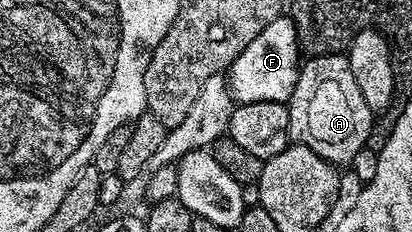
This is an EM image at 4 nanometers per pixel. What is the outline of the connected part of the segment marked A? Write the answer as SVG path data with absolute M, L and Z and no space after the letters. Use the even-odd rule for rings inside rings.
M346 54L312 55L300 66L297 85L287 103L288 136L298 146L313 149L327 163L351 163L365 148L373 124L373 112L361 97L361 88L349 69Z

